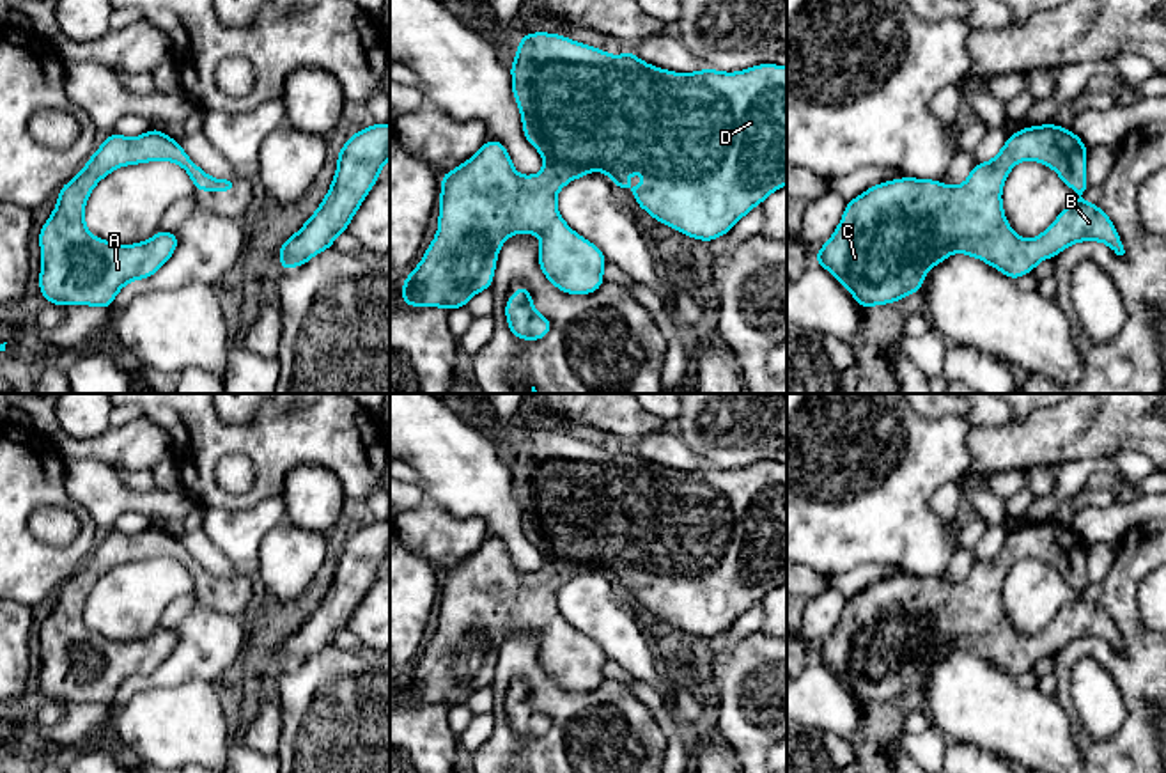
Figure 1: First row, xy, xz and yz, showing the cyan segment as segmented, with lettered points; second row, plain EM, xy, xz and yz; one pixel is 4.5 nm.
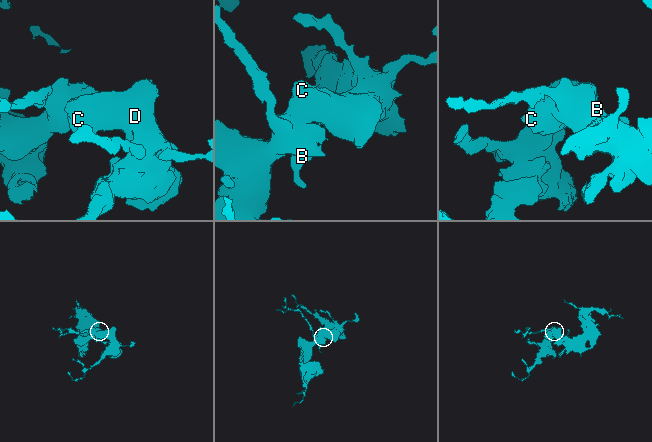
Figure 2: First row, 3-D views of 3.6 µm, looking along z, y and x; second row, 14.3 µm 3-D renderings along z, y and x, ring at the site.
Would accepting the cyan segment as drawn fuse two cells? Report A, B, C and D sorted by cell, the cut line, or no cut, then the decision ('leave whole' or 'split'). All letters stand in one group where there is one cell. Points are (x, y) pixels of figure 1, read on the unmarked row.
groups A B C D; cut none; leave whole

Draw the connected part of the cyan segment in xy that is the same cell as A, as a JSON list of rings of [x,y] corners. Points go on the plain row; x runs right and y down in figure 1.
[[[149,527],[147,530],[128,535],[119,530],[112,530],[103,543],[92,550],[87,562],[58,587],[58,597],[41,624],[41,691],[51,702],[90,702],[110,706],[117,690],[131,677],[142,677],[152,674],[175,649],[179,638],[175,629],[158,628],[149,638],[135,642],[108,640],[90,631],[85,624],[85,599],[90,594],[94,583],[119,564],[167,557],[183,564],[198,589],[234,589],[237,585],[232,576],[209,574],[200,564],[197,564],[190,553],[179,543],[179,537],[167,534],[159,527]]]

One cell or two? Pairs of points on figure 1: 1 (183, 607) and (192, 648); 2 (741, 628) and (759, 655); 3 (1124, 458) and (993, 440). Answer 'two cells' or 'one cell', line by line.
1: two cells
2: two cells
3: two cells

